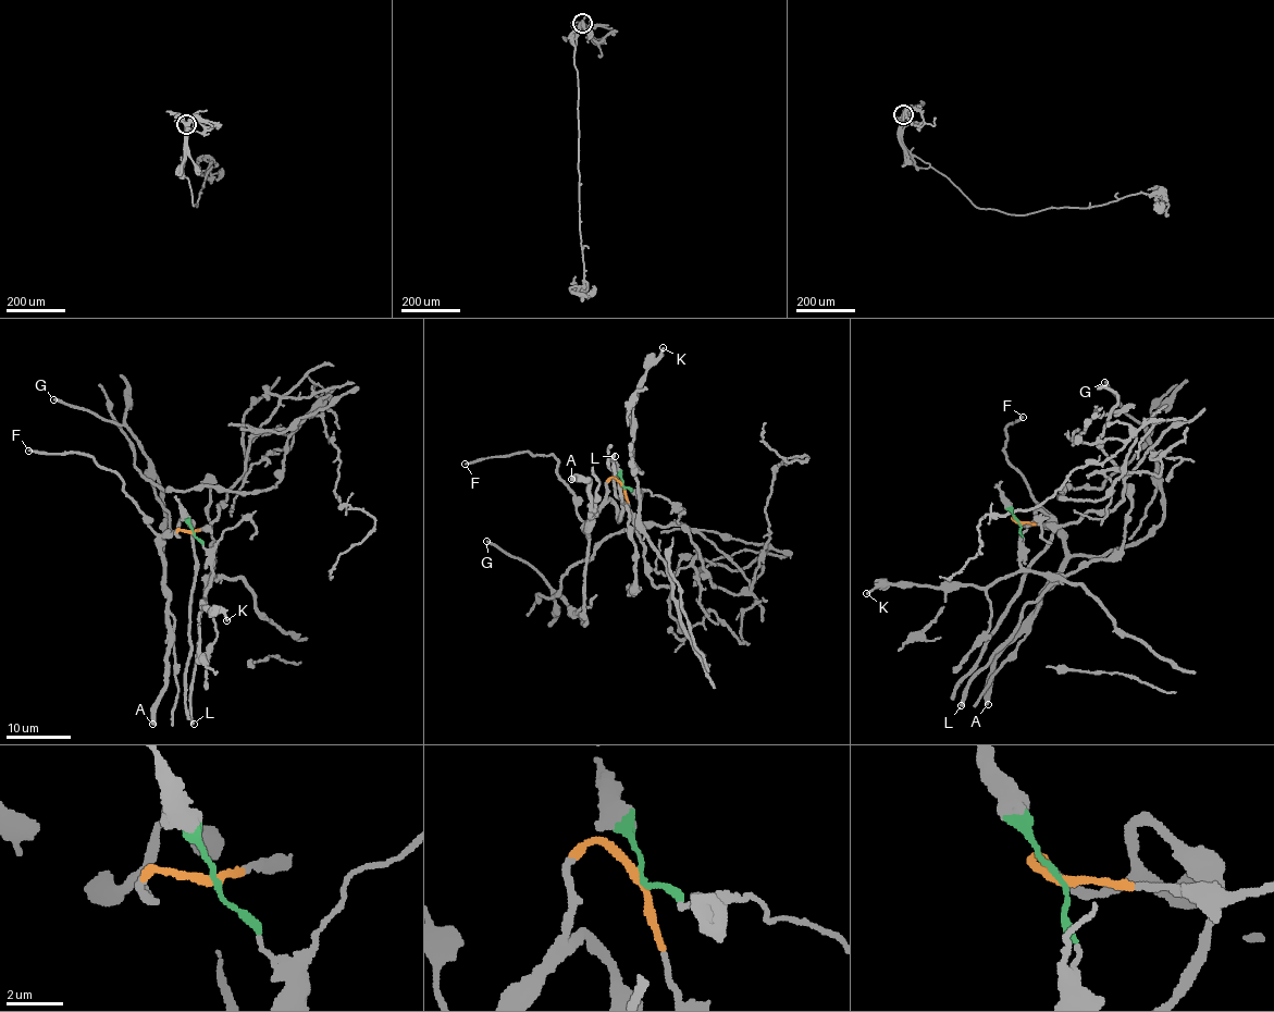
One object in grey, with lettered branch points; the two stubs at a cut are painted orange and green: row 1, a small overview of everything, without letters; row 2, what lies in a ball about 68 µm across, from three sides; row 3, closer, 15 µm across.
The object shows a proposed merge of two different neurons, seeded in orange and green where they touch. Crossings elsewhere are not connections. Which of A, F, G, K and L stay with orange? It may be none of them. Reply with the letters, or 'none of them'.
A, F, G, L

